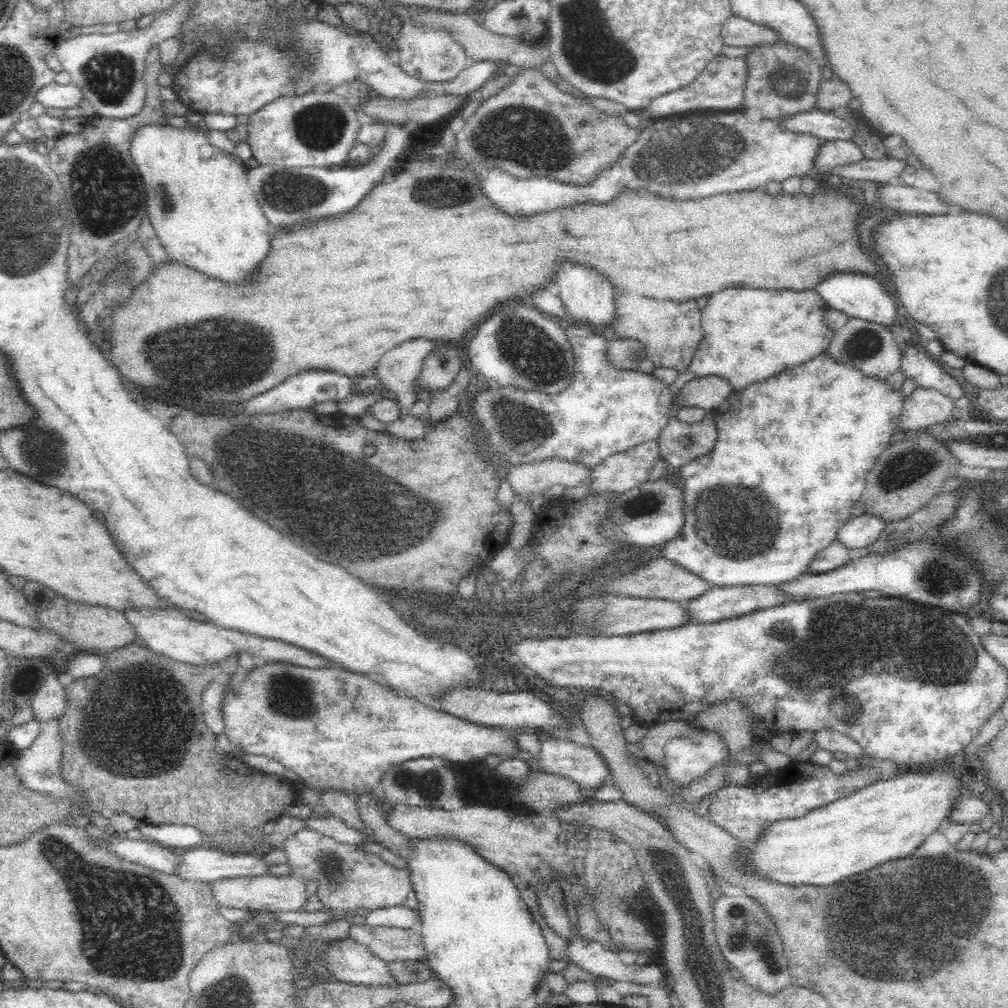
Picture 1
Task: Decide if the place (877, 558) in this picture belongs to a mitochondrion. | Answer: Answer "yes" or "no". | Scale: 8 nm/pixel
no

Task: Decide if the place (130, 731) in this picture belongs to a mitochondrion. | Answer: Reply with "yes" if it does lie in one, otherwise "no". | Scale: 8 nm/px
yes

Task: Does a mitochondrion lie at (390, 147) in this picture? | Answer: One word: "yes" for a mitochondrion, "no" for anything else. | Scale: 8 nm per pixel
no

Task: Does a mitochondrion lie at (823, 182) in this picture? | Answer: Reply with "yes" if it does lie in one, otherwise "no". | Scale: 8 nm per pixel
no

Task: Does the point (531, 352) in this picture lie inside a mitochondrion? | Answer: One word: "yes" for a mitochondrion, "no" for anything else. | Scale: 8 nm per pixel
yes

